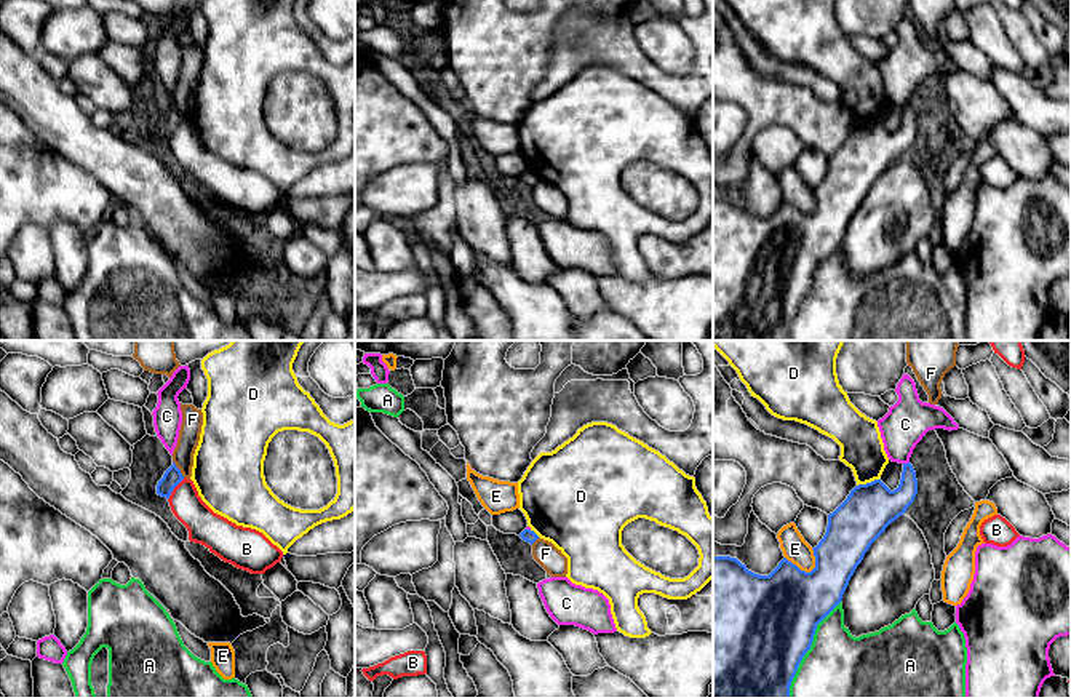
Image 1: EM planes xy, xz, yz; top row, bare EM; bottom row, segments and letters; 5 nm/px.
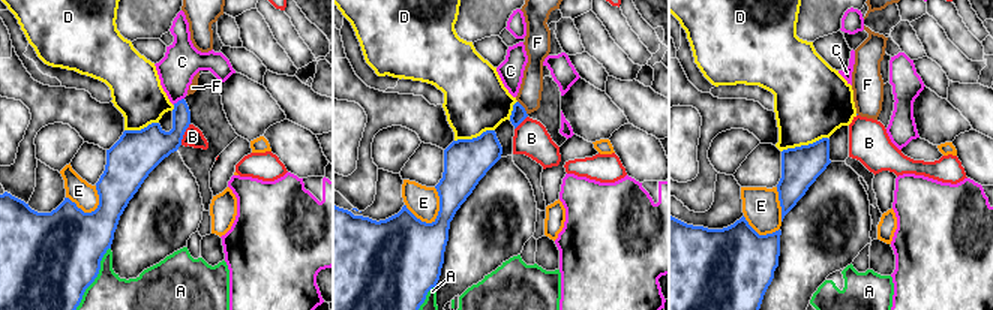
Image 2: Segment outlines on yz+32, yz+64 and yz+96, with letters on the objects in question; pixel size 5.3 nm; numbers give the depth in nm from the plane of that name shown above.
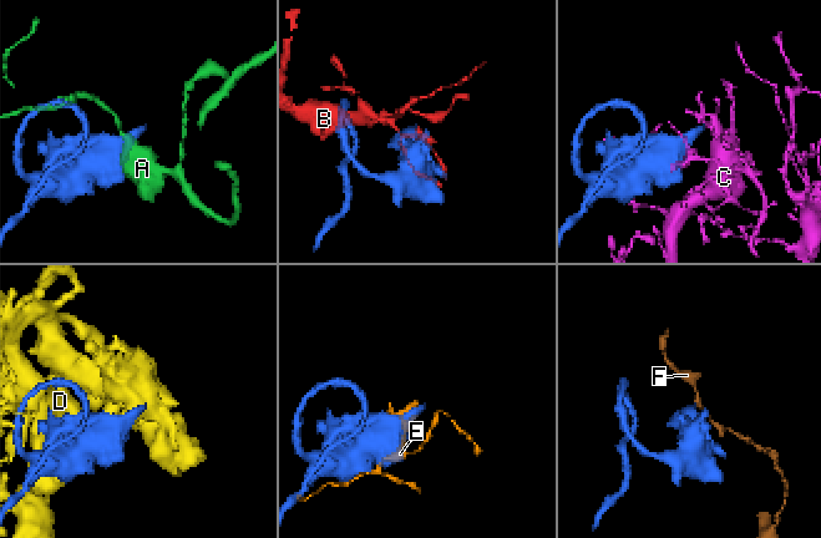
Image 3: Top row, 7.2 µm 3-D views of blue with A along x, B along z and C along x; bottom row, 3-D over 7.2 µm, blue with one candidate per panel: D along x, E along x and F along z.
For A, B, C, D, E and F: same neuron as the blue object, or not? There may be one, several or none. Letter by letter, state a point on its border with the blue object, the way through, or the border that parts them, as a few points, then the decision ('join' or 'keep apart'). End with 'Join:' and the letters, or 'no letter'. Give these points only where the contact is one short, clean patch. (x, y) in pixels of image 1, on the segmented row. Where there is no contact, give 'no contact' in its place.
A: contact yz (809, 648); keep apart
B: contact xy (173, 488); border xy (184, 478), (168, 499); keep apart
C: contact yz (905, 464); keep apart
D: contact yz (867, 483); keep apart
E: contact yz (800, 569); keep apart
F: contact xy (178, 469); border xy (173, 461), (184, 477); keep apart
Join: no letter

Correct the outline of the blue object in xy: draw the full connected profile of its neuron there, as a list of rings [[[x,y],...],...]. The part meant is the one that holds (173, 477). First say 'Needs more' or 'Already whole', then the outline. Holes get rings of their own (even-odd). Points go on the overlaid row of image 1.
Already whole. [[[173,465],[165,472],[163,478],[157,484],[157,494],[169,499],[173,489],[184,480],[181,470]]]

